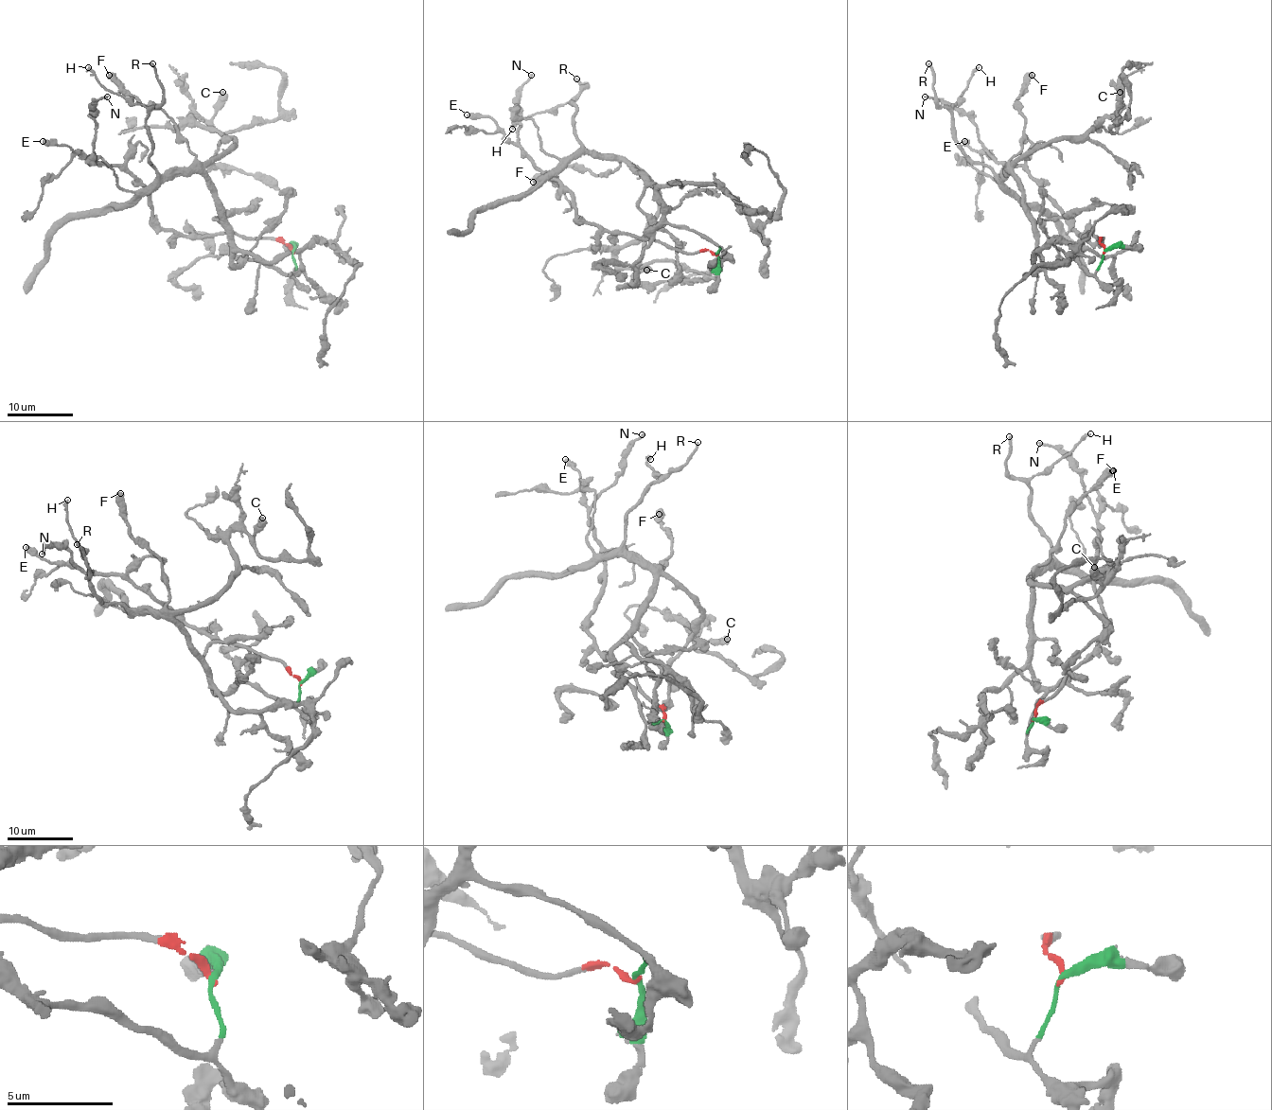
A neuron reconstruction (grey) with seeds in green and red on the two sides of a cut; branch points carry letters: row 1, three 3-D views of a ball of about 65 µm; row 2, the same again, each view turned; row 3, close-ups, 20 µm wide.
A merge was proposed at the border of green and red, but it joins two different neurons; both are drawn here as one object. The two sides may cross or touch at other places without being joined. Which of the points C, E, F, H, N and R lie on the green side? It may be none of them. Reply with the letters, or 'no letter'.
C, F, H, R

